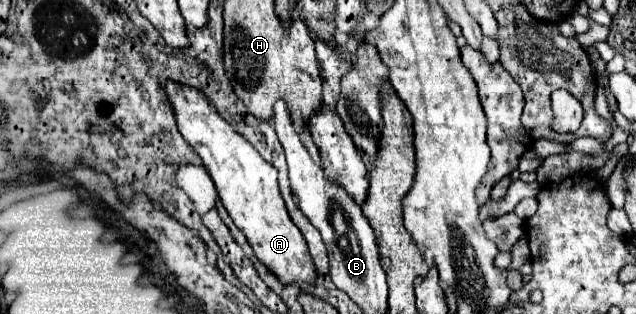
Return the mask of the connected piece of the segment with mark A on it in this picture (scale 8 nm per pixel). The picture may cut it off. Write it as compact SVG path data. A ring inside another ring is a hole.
M167 82L167 96L177 112L177 126L181 136L191 144L191 148L201 156L219 198L229 212L235 226L245 234L257 260L277 276L281 284L307 282L313 284L317 270L313 266L309 248L299 228L287 214L285 202L277 186L277 170L265 162L257 150L237 134L229 122L225 122L209 100L197 88L181 86L177 82Z

